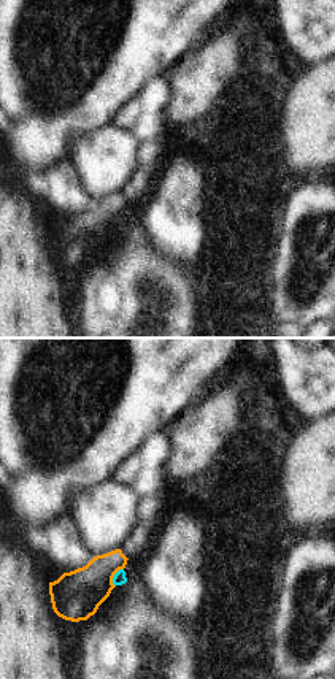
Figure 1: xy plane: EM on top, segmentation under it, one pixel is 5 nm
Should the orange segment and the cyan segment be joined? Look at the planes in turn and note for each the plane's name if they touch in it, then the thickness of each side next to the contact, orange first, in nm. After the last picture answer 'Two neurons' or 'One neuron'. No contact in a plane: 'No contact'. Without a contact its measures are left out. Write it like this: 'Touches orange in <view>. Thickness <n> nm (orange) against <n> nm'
Touches orange in xy. Thickness 260 nm (orange) against 70 nm

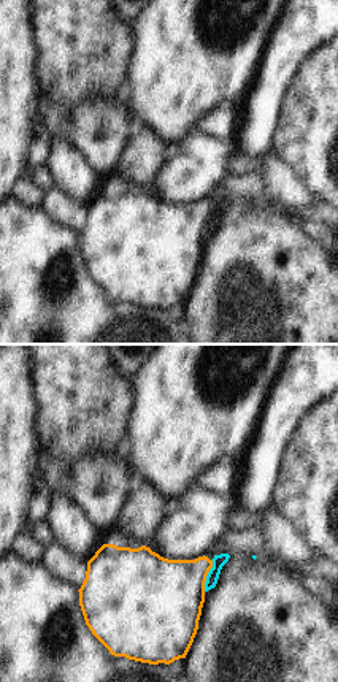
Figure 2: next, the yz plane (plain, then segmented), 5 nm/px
Touches orange in yz. Thickness 400 nm (orange) against 60 nm

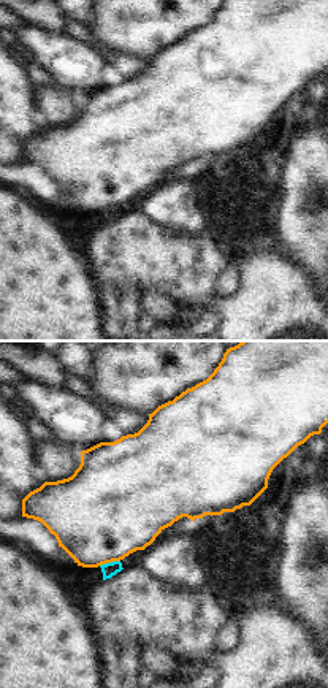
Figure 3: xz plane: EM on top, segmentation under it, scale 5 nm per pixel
Touches orange in xz. Thickness 500 nm (orange) against 70 nm

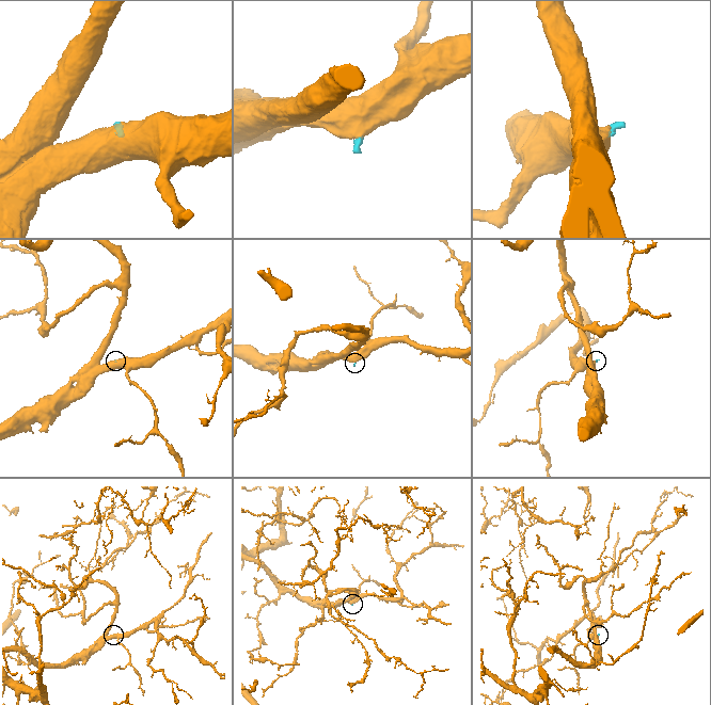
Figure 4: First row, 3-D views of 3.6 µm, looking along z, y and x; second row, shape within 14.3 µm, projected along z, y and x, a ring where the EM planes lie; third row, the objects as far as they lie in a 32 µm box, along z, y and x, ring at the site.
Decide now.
One neuron

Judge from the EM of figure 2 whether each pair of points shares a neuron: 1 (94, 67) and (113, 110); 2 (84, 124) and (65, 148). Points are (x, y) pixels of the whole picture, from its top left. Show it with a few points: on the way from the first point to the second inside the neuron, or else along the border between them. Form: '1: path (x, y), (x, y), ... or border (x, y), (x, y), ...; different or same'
1: border (126, 73), (113, 95), (86, 97), (72, 110); different
2: border (72, 138), (94, 170); different

